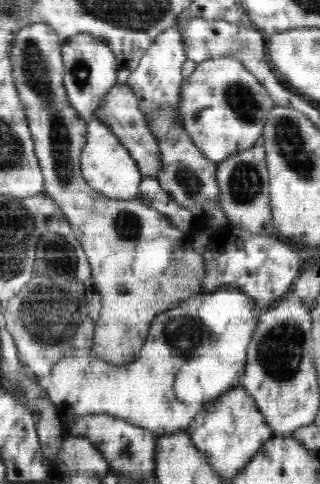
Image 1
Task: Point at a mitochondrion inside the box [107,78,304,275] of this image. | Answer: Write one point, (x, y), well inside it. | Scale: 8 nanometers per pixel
(245, 181)

